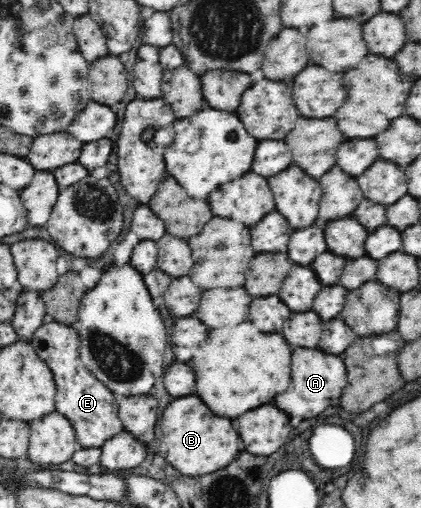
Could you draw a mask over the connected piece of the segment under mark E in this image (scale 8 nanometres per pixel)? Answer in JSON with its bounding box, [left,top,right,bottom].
[32,321,124,448]

